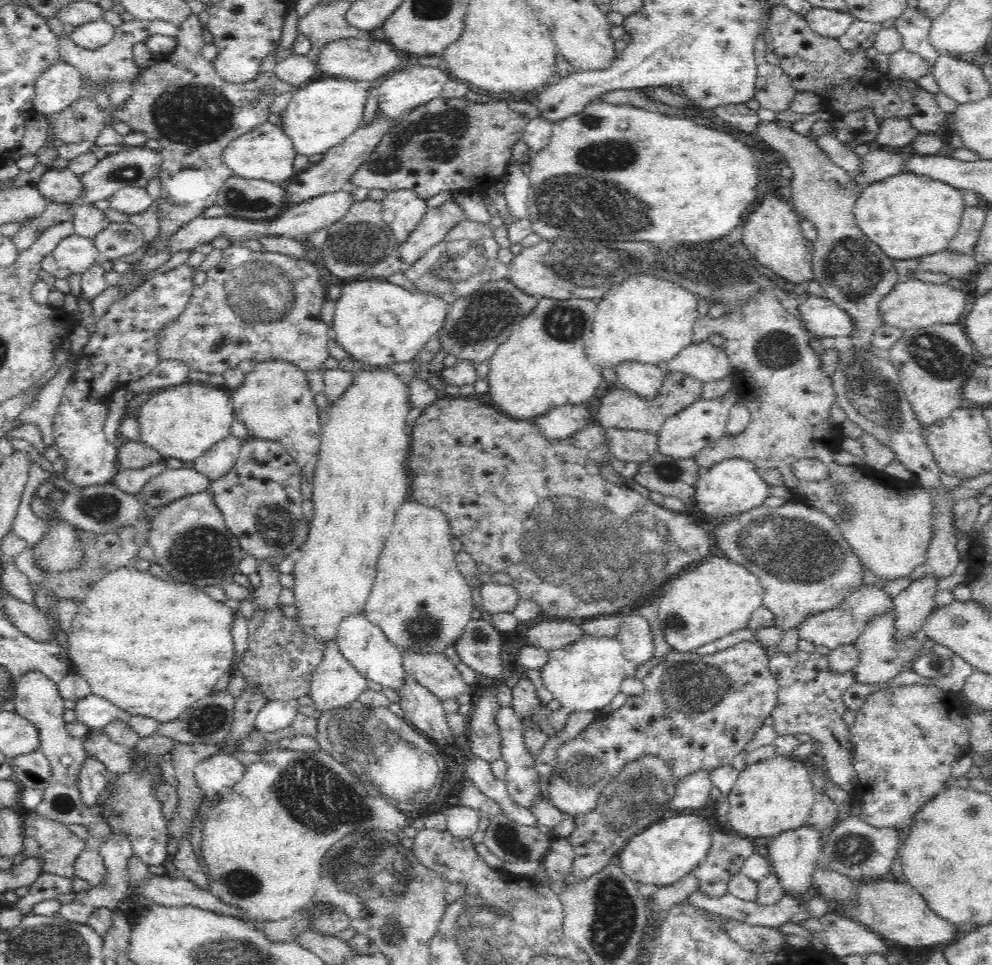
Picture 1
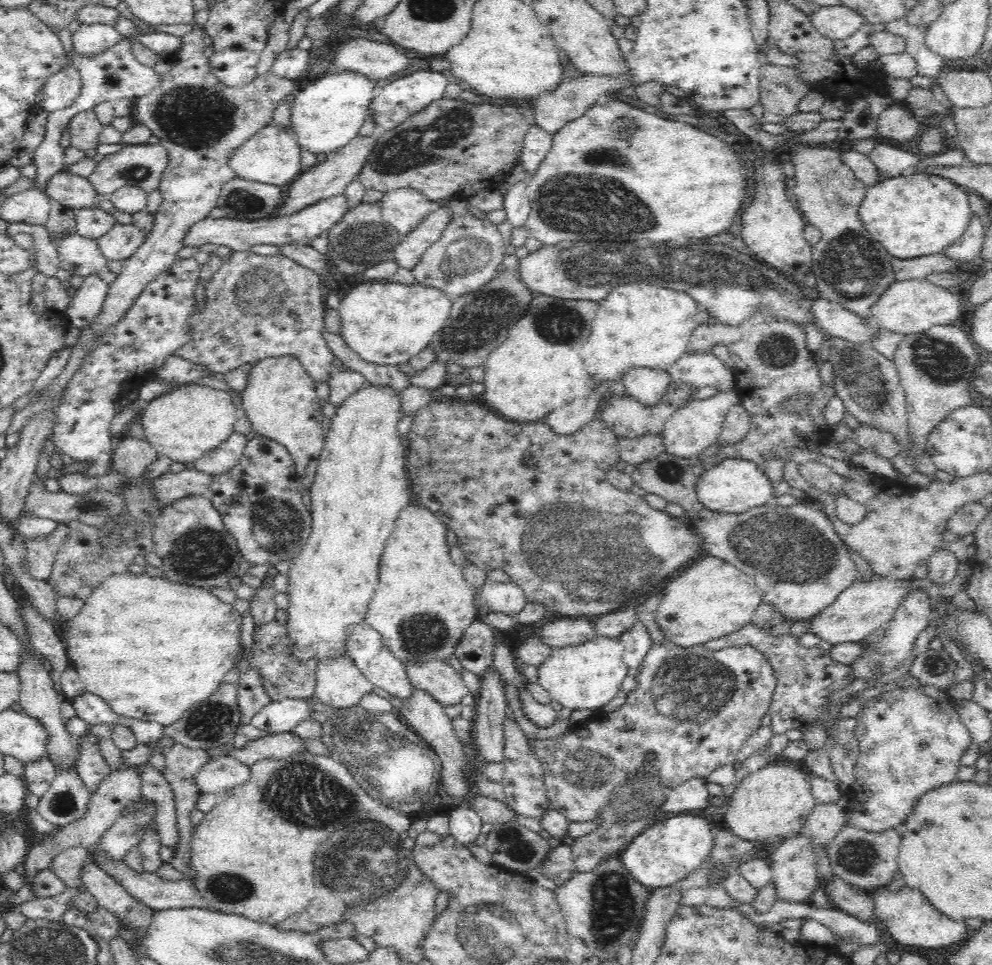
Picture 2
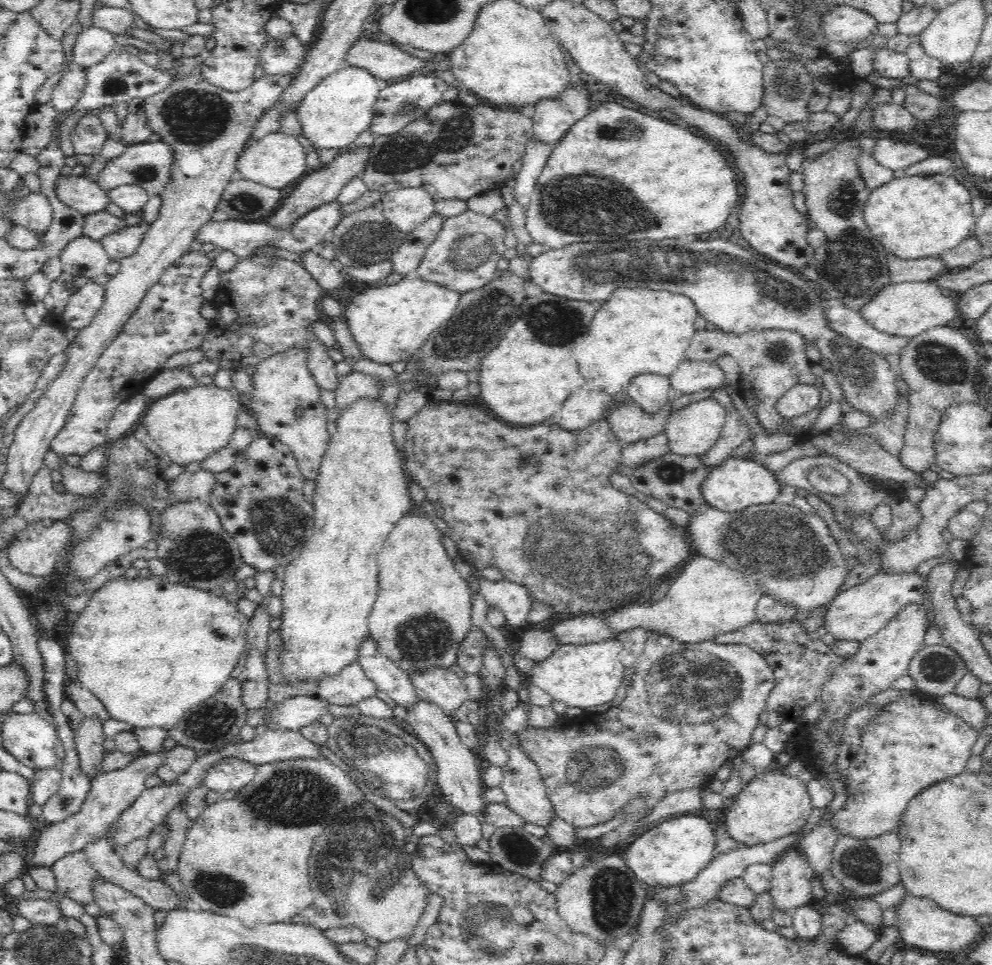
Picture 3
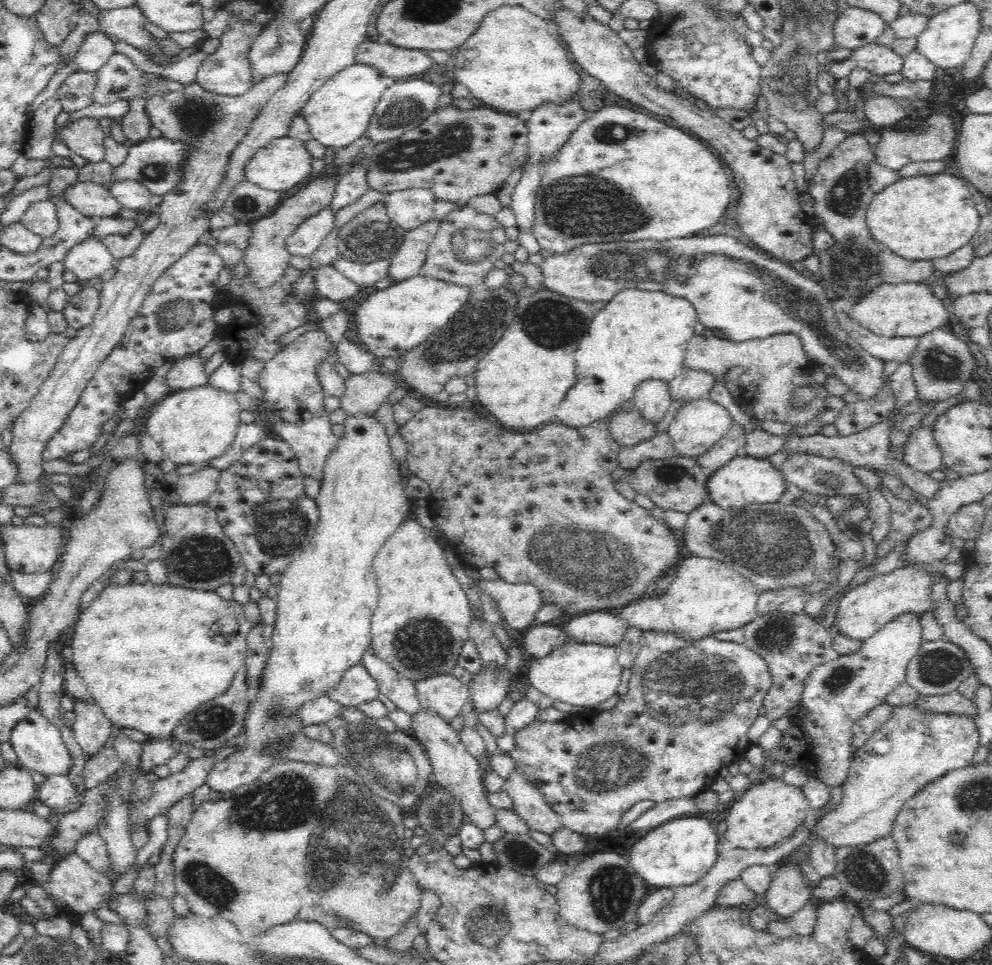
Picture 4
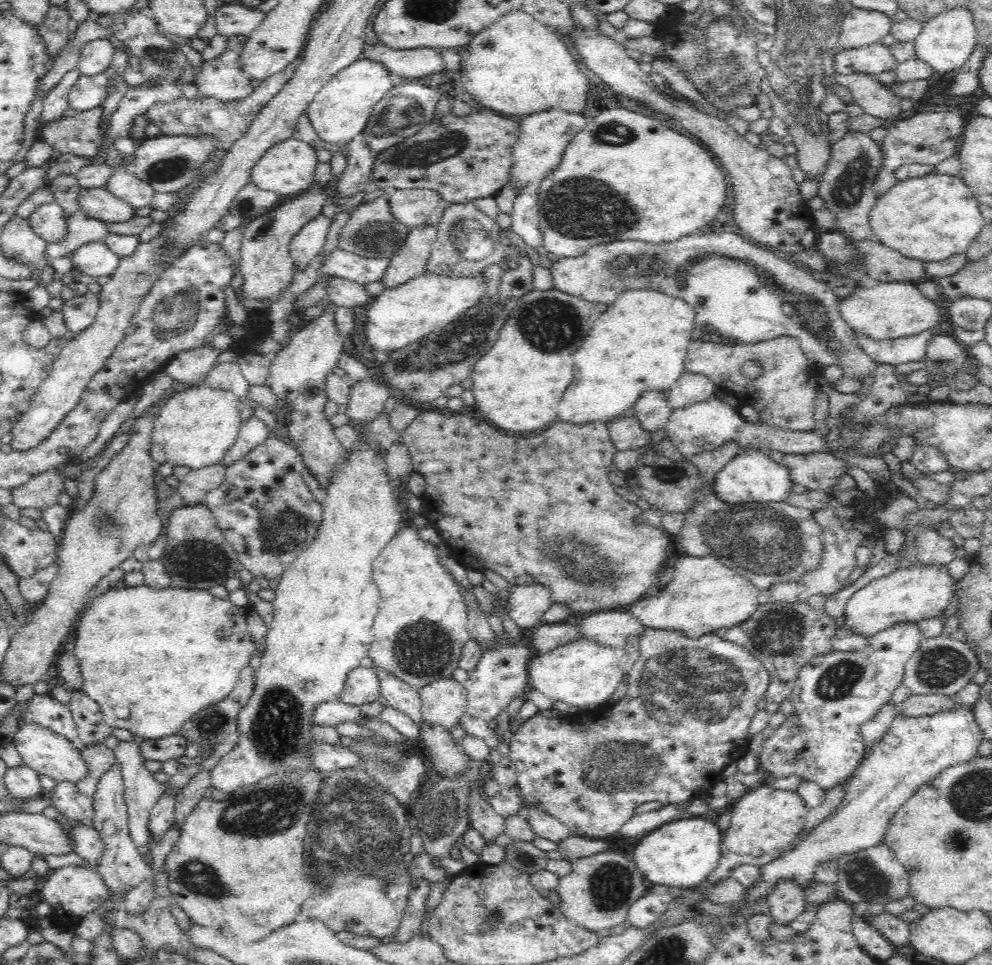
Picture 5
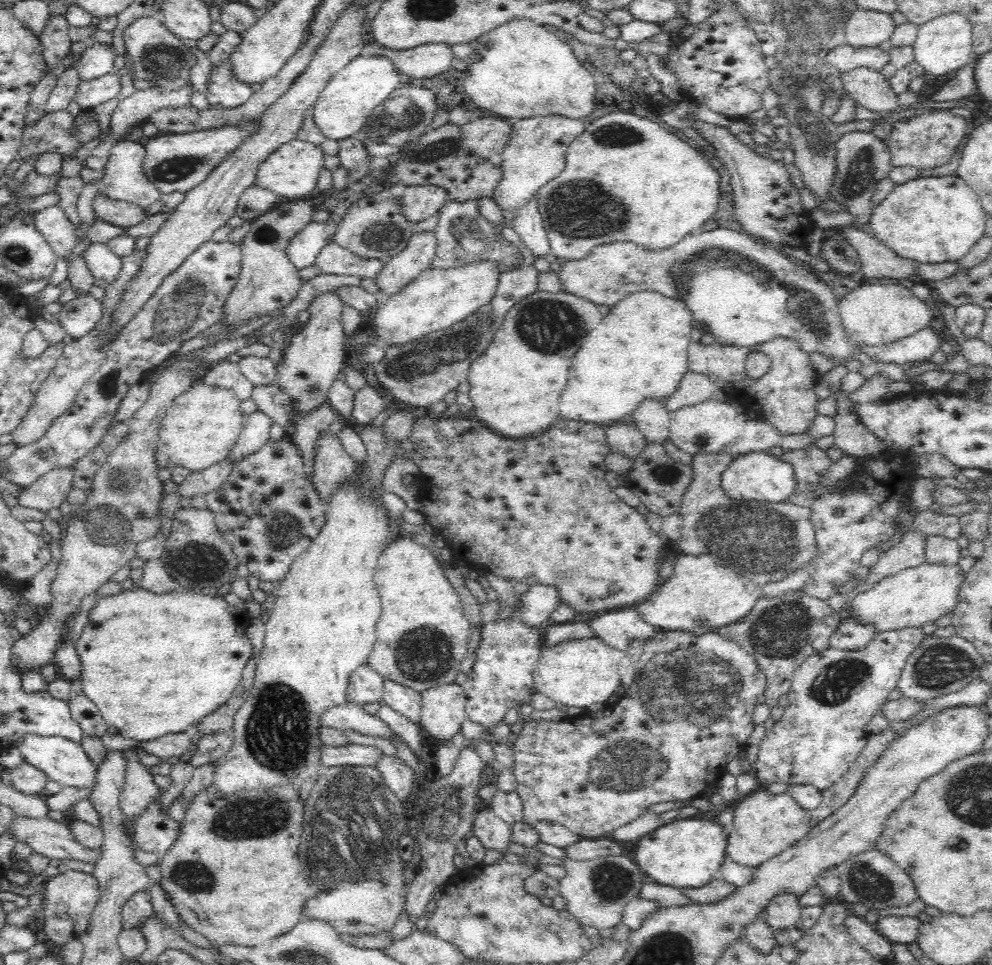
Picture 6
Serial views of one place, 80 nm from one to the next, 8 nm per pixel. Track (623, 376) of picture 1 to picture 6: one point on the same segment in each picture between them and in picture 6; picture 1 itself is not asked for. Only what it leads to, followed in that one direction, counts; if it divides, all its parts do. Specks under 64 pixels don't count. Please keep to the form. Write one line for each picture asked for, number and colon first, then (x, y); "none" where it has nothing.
2: (647, 385)
3: (650, 392)
4: (652, 398)
5: (652, 409)
6: (653, 420)

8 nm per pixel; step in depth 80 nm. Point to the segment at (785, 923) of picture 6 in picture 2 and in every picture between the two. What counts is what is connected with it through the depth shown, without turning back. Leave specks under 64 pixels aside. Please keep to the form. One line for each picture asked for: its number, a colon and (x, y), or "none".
2: (793, 862)
3: (791, 887)
4: (789, 892)
5: (787, 901)

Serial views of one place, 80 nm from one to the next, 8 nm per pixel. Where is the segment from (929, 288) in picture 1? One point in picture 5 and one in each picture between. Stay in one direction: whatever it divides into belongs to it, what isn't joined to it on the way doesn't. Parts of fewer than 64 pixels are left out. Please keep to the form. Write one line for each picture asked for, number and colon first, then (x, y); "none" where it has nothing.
2: (909, 306)
3: (907, 309)
4: (893, 310)
5: (887, 310)

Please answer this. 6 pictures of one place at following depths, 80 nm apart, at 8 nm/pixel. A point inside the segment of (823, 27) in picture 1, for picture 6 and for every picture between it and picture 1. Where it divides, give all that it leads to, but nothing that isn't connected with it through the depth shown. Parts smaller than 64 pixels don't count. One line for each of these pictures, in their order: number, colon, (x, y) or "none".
2: (837, 22)
3: (843, 23)
4: (855, 27)
5: (860, 27)
6: (865, 28)

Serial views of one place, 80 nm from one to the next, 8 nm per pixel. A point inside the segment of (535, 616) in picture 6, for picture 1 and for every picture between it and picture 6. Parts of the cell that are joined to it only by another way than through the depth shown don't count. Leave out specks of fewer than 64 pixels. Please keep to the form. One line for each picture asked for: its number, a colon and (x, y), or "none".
1: (495, 598)
2: (508, 598)
3: (514, 600)
4: (518, 603)
5: (527, 603)

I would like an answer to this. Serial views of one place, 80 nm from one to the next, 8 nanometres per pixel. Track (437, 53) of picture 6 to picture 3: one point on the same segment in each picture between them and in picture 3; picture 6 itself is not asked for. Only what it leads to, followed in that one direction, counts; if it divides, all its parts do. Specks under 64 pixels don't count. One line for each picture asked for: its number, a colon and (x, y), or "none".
3: (385, 61)
4: (393, 62)
5: (403, 64)

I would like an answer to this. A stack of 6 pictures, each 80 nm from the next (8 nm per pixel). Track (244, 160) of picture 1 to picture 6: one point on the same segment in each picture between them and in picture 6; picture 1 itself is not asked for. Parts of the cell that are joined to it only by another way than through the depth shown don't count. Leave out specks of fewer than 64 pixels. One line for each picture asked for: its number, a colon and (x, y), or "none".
2: (272, 156)
3: (278, 161)
4: (285, 165)
5: (288, 169)
6: (292, 172)

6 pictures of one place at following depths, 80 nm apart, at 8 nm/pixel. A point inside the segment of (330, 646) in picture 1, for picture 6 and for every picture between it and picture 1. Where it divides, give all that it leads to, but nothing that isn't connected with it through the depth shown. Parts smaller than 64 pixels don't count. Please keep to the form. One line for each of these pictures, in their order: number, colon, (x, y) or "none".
2: (340, 684)
3: (351, 686)
4: (357, 686)
5: (362, 686)
6: (365, 686)

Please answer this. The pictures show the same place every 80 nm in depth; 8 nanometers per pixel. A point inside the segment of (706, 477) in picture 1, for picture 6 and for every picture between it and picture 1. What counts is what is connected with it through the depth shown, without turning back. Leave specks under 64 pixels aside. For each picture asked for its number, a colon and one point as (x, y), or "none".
2: (735, 485)
3: (740, 482)
4: (746, 480)
5: (752, 476)
6: (757, 476)

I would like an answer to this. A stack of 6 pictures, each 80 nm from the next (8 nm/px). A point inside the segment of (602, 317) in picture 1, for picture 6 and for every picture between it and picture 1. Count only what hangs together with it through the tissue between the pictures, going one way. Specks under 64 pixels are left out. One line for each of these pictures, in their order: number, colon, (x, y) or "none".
2: (638, 324)
3: (639, 331)
4: (639, 334)
5: (640, 343)
6: (640, 350)

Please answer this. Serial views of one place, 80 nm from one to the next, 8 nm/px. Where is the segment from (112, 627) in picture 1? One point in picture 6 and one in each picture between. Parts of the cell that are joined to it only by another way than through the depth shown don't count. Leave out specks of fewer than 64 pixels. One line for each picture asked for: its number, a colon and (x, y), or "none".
2: (151, 648)
3: (149, 650)
4: (149, 654)
5: (151, 659)
6: (154, 664)

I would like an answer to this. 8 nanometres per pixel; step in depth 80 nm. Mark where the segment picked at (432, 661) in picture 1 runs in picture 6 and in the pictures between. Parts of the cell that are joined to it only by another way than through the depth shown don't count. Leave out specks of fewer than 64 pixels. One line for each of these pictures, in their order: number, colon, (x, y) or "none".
2: (437, 678)
3: (440, 686)
4: (445, 695)
5: (444, 702)
6: (443, 711)

